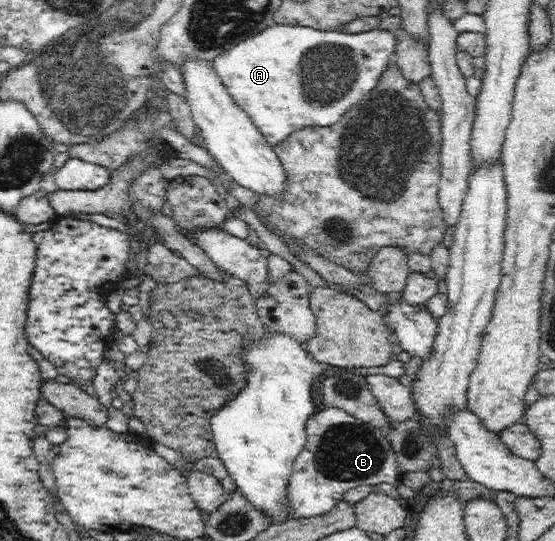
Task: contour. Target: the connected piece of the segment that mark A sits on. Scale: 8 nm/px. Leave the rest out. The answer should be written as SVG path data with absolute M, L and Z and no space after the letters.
M274 24L254 38L222 52L212 60L218 77L235 104L248 113L264 138L276 146L290 134L304 127L336 124L350 108L365 100L378 85L378 80L393 62L399 38L388 30L368 30L360 34L335 30L315 30L308 26Z

